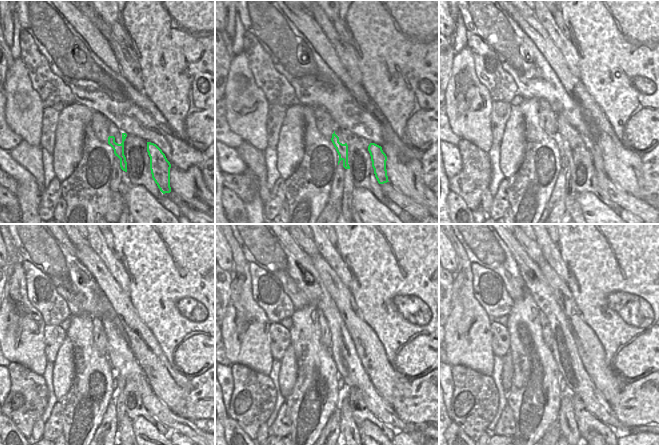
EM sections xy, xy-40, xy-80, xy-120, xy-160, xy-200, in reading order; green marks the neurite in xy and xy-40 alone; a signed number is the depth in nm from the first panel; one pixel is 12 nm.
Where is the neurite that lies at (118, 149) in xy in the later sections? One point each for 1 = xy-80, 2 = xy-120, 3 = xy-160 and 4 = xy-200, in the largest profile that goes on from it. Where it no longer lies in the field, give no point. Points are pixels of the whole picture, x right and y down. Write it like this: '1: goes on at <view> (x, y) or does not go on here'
1: goes on at xy-80 (566, 151)
2: goes on at xy-120 (119, 382)
3: goes on at xy-160 (340, 381)
4: goes on at xy-200 (562, 383)

